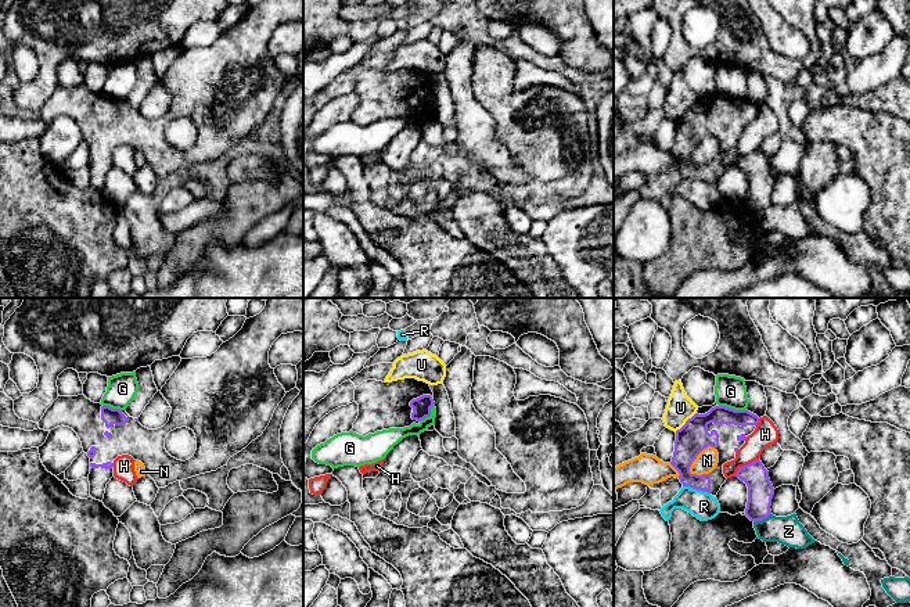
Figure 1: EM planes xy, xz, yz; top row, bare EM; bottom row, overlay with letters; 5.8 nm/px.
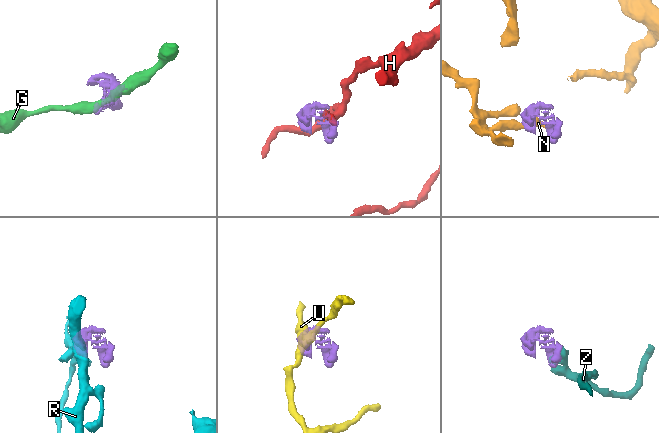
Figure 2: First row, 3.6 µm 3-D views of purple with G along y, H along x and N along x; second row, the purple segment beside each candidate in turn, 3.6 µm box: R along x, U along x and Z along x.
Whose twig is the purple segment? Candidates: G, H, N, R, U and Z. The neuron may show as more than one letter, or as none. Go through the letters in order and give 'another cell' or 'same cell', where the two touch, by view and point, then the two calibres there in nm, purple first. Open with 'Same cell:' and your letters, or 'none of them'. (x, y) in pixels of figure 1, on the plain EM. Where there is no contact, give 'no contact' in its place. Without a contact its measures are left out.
Same cell: none of them
G: another cell; meets purple in yz at (733, 99); 140 nm thick on the purple side, 180 nm on the other
H: another cell; meets purple in yz at (744, 155); 150 nm thick on the purple side, 140 nm on the other
N: another cell; meets purple in yz at (696, 147); 180 nm thick on the purple side, 120 nm on the other
R: another cell; meets purple in yz at (697, 179); 150 nm thick on the purple side, 160 nm on the other
U: another cell; meets purple in yz at (686, 112); 180 nm thick on the purple side, 160 nm on the other
Z: another cell; meets purple in yz at (762, 208); 150 nm thick on the purple side, 170 nm on the other

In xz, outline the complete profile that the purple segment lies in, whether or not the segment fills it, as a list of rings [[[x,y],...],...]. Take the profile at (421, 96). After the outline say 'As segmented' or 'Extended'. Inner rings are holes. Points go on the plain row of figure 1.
[[[416,68],[392,72],[363,71],[355,79],[359,105],[352,121],[368,125],[389,118],[404,118],[431,105],[434,75]]]. Extended

